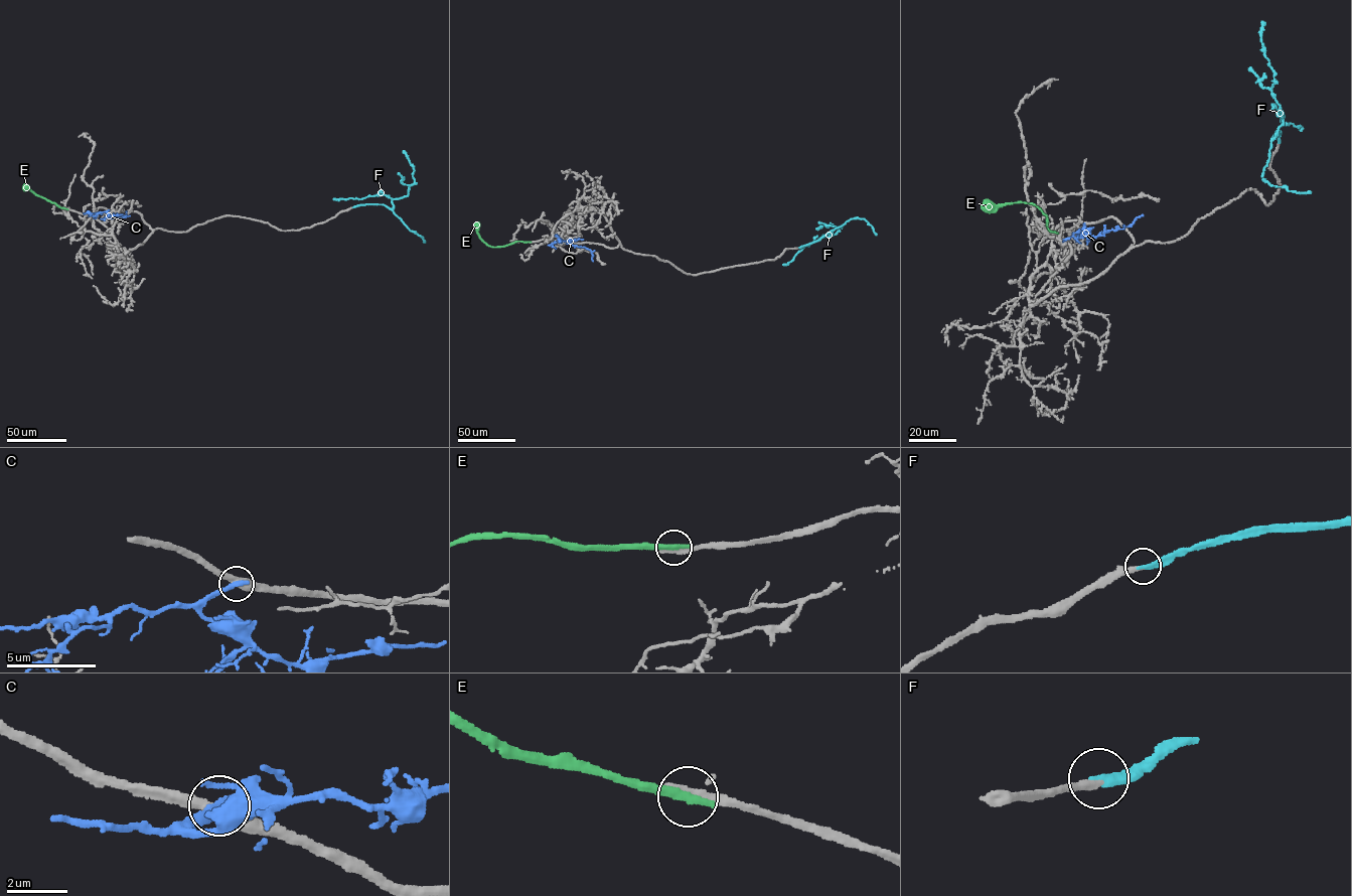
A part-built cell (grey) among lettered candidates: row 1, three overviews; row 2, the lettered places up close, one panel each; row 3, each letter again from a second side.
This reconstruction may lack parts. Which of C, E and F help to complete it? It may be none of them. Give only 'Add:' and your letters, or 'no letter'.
Add: F

